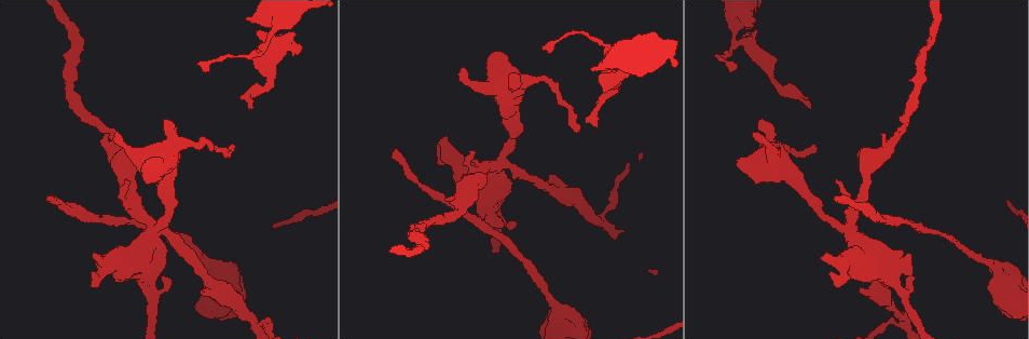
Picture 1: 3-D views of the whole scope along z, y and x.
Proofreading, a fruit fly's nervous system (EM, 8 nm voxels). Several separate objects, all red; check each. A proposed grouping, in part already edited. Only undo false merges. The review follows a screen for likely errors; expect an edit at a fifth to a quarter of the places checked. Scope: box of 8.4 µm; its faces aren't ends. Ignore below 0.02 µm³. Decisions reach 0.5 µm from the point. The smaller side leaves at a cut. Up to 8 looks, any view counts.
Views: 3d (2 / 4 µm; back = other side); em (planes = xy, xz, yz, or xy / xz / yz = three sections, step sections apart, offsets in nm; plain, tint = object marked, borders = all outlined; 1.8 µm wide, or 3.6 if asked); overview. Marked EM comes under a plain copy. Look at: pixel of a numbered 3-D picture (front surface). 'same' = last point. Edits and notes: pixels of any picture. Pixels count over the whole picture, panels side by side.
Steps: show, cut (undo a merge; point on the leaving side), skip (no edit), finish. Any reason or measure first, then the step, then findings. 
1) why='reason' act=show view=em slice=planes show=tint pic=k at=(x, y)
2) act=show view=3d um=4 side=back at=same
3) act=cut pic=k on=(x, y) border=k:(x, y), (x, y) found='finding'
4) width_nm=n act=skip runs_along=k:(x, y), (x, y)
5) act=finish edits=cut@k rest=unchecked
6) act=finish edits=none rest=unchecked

why='thin neck' act=show view=3d um=4 pic=1 at=(250, 316)

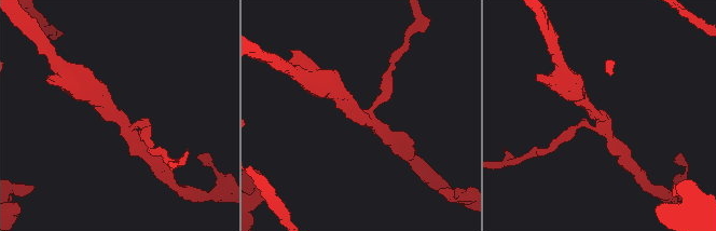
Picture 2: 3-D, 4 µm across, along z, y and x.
arms=3 act=show view=em slice=planes show=tint pic=2 at=(597, 120)

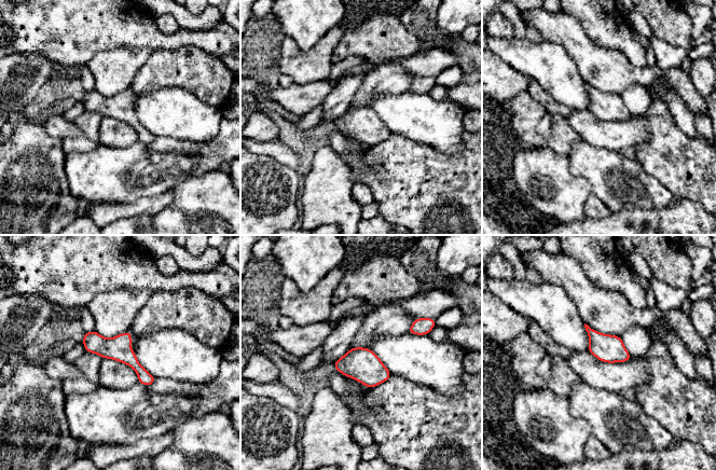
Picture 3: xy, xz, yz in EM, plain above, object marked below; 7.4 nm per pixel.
act=skip runs_along=3:(86, 334), (150, 382) found='one cell here'

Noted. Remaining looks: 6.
why='narrows sharply' act=show view=em slice=planes show=tint pic=1 at=(157, 230)

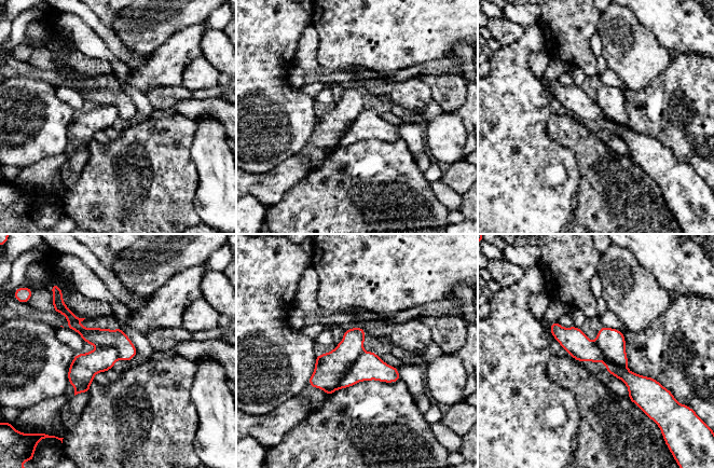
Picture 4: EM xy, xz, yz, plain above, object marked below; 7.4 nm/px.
width_nm=240 act=cut pic=4 on=(368, 366) part_leaving=4:(67, 313), (85, 333), (134, 352) found='a second cell is stuck on'

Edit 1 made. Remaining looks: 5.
why='thick turns thin' act=show view=3d um=4 pic=1 at=(1000, 283)

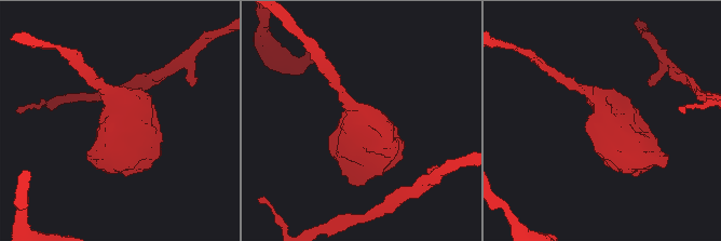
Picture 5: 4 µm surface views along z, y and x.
why='shape alone is not enough' act=show view=em slice=yz step=8 show=tint pic=5 at=(607, 119)

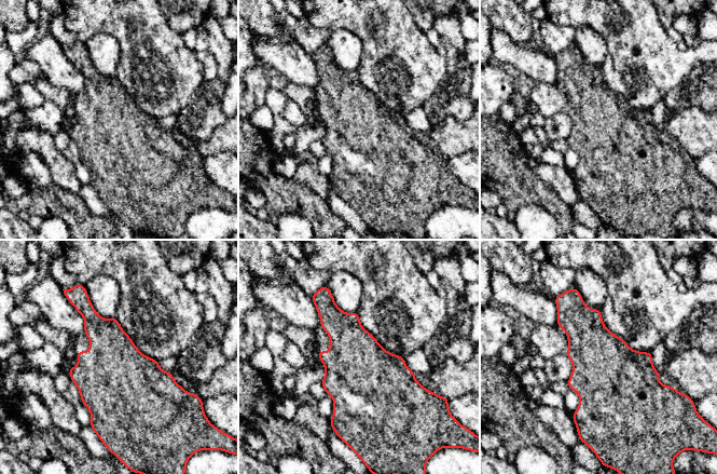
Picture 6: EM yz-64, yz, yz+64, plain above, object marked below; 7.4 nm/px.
act=skip found='one cell here'

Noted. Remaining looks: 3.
act=finish edits=cut@4 rest=unchecked

